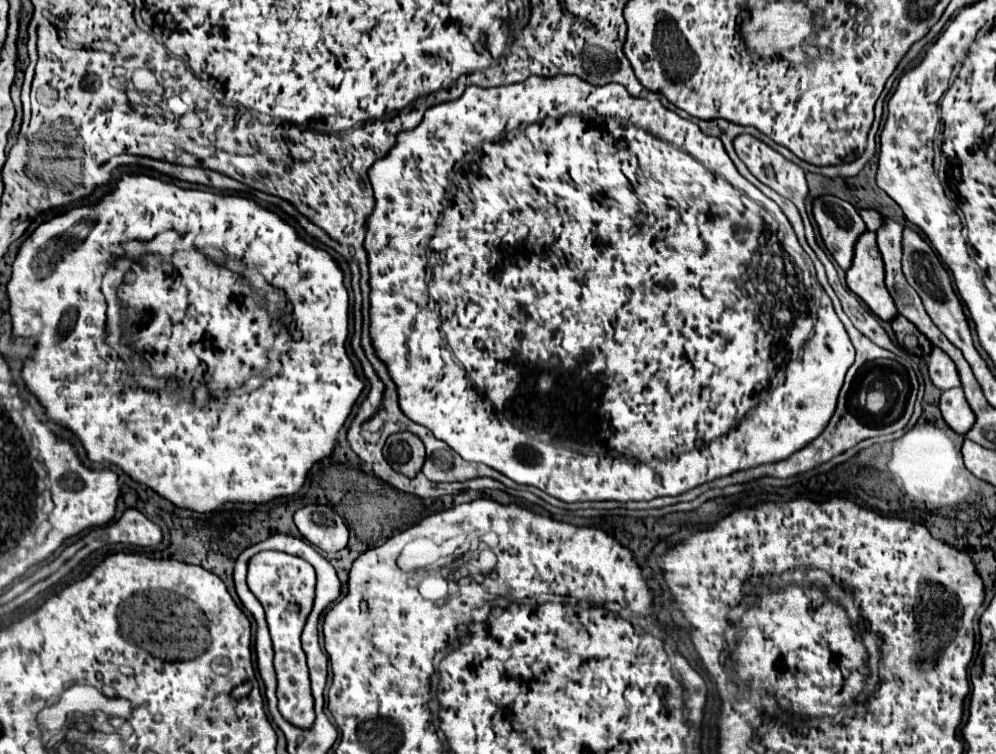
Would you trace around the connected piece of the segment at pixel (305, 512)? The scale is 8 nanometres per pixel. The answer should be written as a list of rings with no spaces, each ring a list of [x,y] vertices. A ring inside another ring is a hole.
[[[307,505],[295,513],[301,535],[325,553],[341,551],[349,541],[349,527],[339,513],[327,505]]]

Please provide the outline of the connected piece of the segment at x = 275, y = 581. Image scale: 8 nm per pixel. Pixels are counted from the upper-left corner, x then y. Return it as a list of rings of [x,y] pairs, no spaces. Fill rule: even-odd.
[[[261,551],[249,561],[247,585],[261,601],[271,639],[275,649],[275,671],[277,671],[277,699],[281,715],[301,727],[307,729],[315,721],[313,697],[311,697],[311,681],[309,669],[305,661],[305,653],[301,649],[301,631],[305,627],[307,615],[311,613],[315,601],[315,569],[301,557],[293,557],[279,551]]]

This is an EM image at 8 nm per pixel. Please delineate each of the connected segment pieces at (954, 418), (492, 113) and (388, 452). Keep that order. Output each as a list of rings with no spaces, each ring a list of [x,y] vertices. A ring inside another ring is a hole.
[[[955,387],[955,389],[949,389],[941,395],[941,401],[939,401],[939,407],[941,407],[941,415],[945,419],[945,423],[959,435],[967,435],[969,429],[973,427],[975,423],[975,413],[971,409],[971,405],[965,401],[965,393],[963,389]]]
[[[577,75],[529,77],[517,85],[493,89],[473,85],[461,99],[431,107],[415,129],[397,135],[397,143],[387,157],[369,169],[369,181],[375,191],[375,209],[367,219],[365,249],[371,271],[371,339],[375,351],[397,383],[401,411],[411,421],[425,425],[465,461],[489,465],[517,483],[539,487],[567,503],[649,501],[663,495],[681,495],[743,469],[785,461],[789,459],[789,433],[785,429],[827,427],[845,373],[855,359],[853,343],[835,315],[831,299],[813,279],[805,257],[793,249],[787,251],[769,229],[765,209],[751,197],[757,189],[739,175],[719,137],[701,133],[697,123],[681,119],[659,101],[633,97],[617,83],[597,87]],[[797,341],[799,351],[793,347]],[[463,365],[481,365],[481,395]],[[509,365],[531,365],[527,367],[531,373],[517,373],[515,377]],[[783,365],[785,381],[779,373]],[[561,429],[573,429],[573,437],[583,443],[583,449],[563,447],[561,441],[557,441],[559,445],[549,443],[553,437],[561,437]]]
[[[401,431],[389,435],[383,447],[383,455],[395,471],[407,477],[415,477],[421,471],[425,461],[425,445],[413,433]]]

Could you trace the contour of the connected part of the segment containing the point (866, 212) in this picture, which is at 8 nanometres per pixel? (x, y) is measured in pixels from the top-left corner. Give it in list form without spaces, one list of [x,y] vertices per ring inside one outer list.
[[[863,209],[859,213],[861,213],[861,217],[863,217],[863,221],[865,221],[865,225],[867,225],[869,231],[879,231],[881,229],[881,225],[883,225],[881,213],[877,213],[873,209]]]

